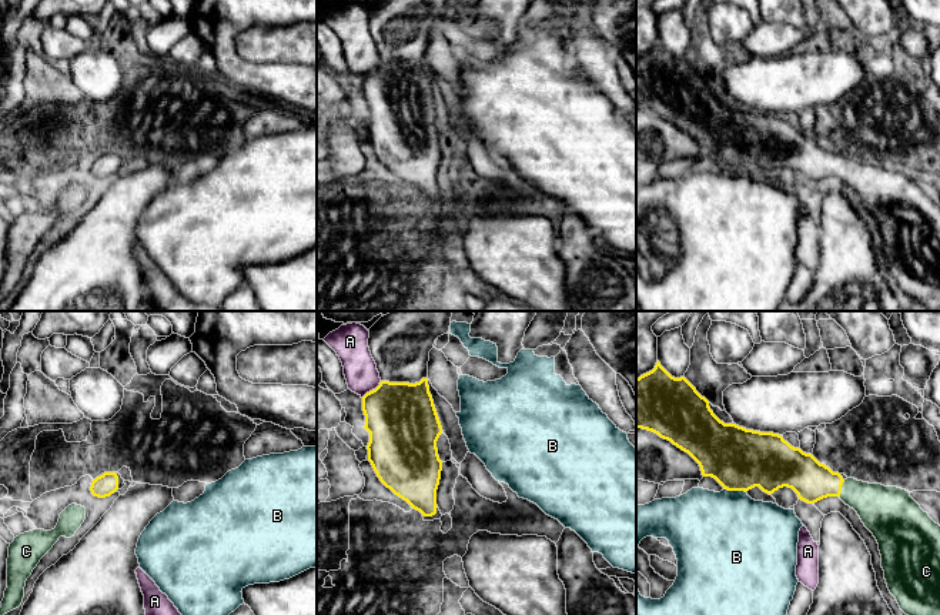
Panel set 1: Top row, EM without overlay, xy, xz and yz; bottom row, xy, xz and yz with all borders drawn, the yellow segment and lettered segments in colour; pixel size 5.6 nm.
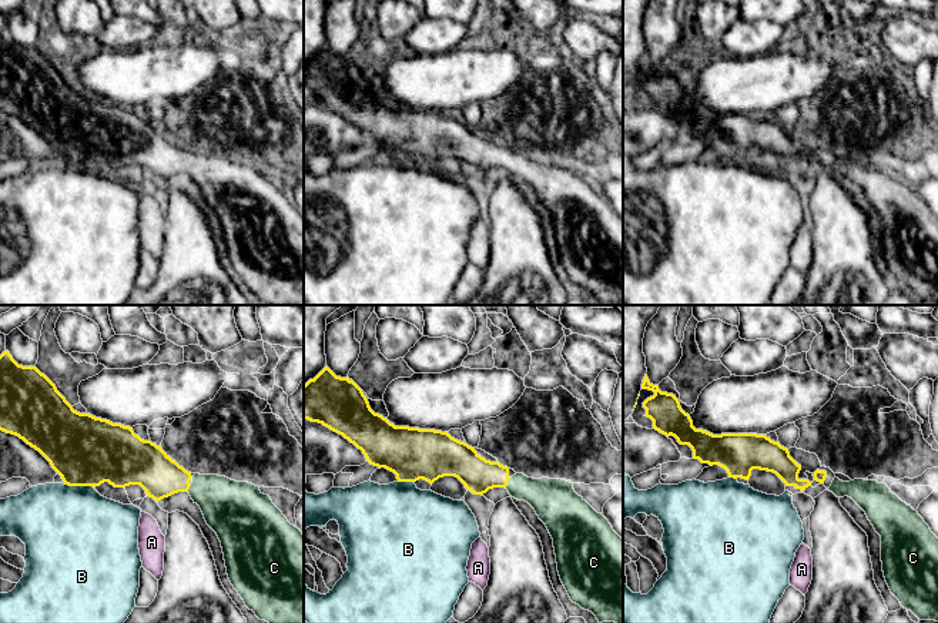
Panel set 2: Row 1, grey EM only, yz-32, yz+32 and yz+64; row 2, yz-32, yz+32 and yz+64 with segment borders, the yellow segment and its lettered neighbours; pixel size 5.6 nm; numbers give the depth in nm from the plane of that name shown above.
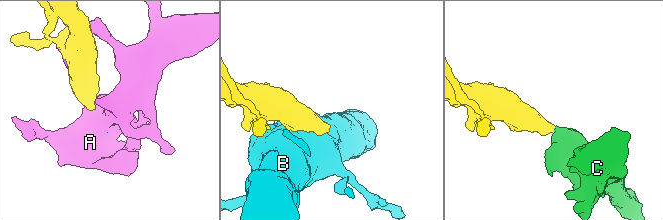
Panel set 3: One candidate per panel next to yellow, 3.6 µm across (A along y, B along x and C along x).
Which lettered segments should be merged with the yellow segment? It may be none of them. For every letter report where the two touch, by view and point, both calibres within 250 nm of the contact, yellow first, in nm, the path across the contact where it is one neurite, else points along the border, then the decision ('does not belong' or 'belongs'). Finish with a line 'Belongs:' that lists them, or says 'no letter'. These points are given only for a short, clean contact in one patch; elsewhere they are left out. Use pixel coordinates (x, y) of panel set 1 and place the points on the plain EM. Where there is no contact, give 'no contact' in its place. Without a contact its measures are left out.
A: meets yellow in xz at (373, 70); 400 nm thick on the yellow side, 190 nm on the other; does not belong
B: meets yellow in yz at (735, 170); 360 nm thick on the yellow side, 480 nm on the other; does not belong
C: meets yellow in yz at (840, 169); 220 nm thick on the yellow side, 240 nm on the other; runs through yz (812, 161), (840, 169), (849, 170), (879, 187); belongs
Belongs: C

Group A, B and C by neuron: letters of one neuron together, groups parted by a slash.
A / B / C

